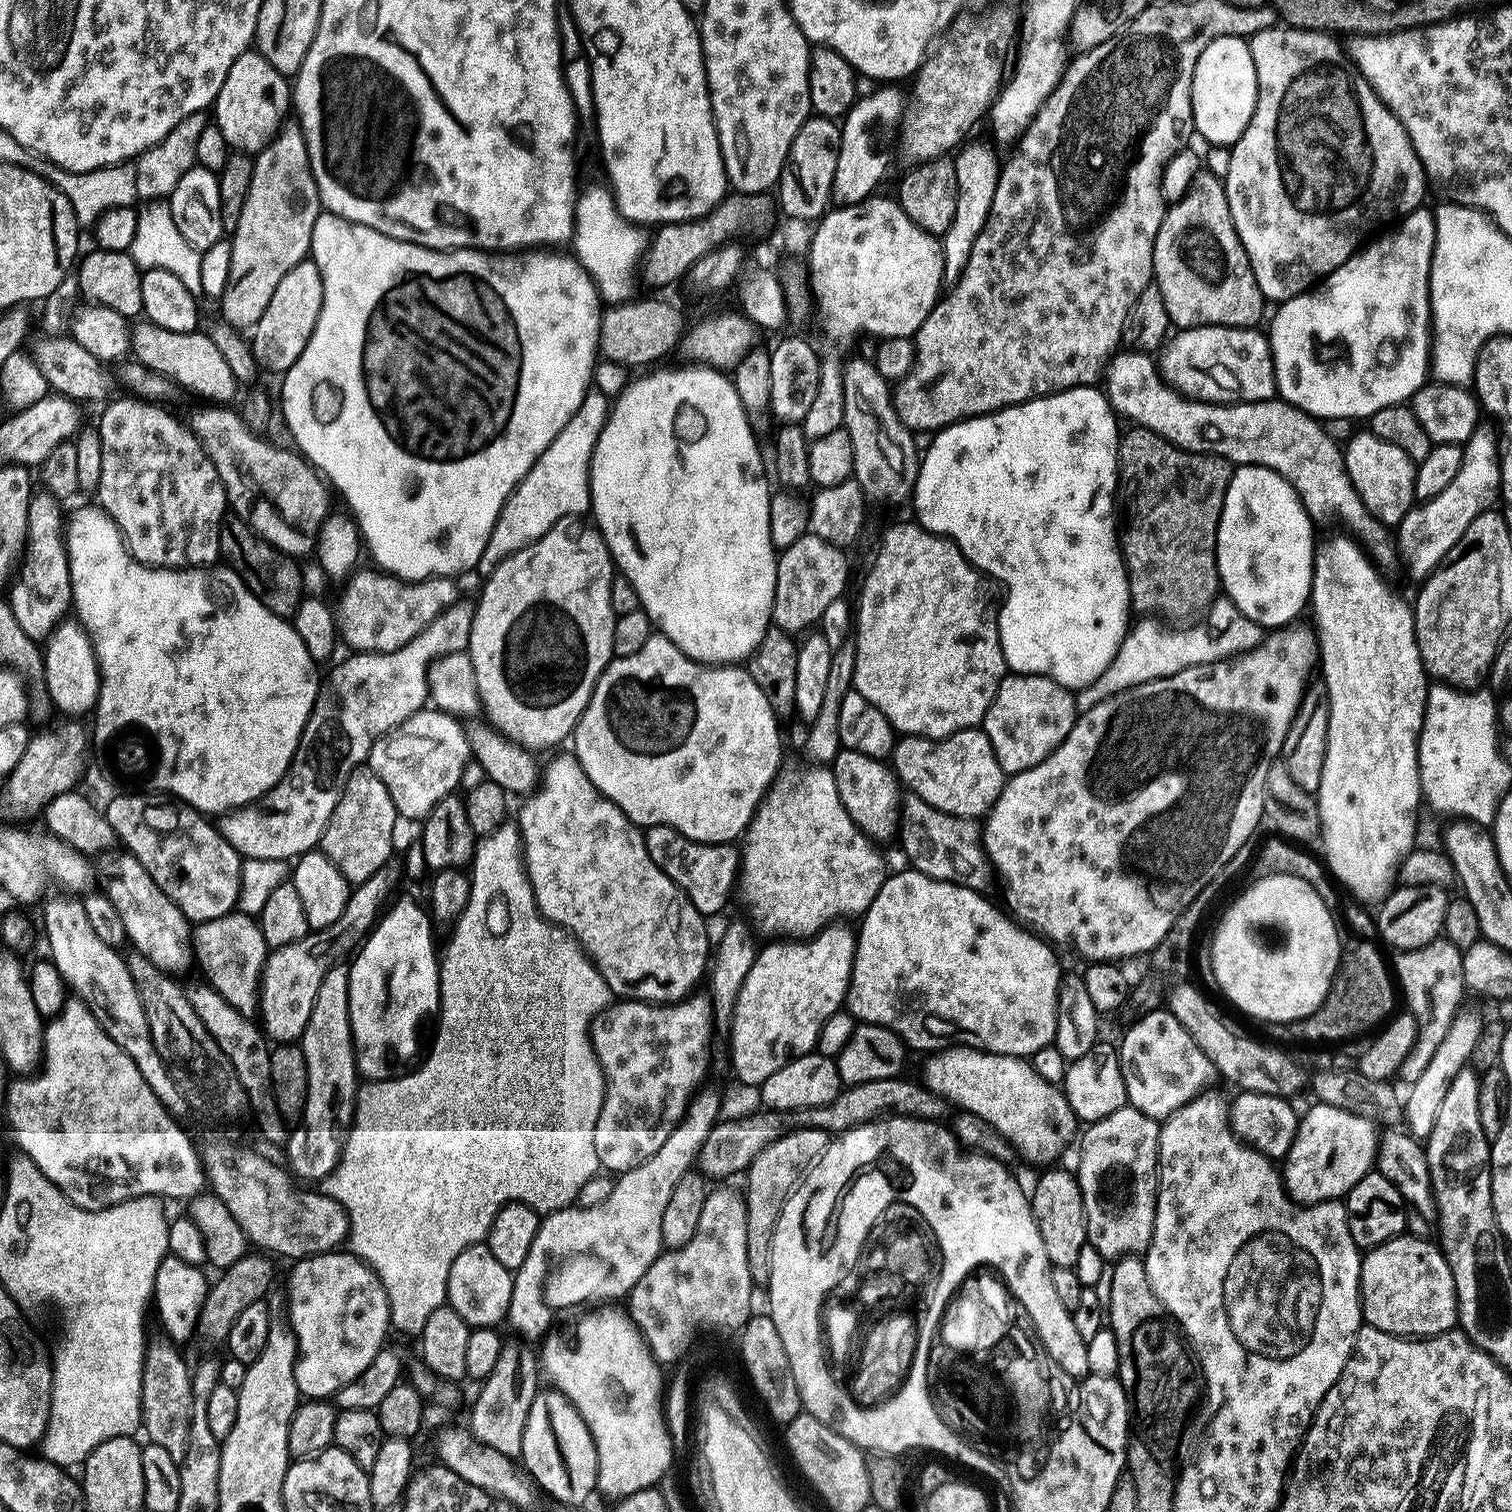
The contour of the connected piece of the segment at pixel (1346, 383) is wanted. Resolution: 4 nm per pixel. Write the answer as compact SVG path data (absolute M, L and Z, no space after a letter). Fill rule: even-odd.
M1427 207L1415 208L1411 214L1403 217L1391 230L1385 231L1385 236L1377 235L1376 241L1365 243L1353 254L1345 264L1335 268L1332 273L1319 281L1311 290L1283 301L1272 320L1270 331L1270 347L1272 349L1272 365L1276 371L1276 390L1279 399L1288 401L1295 408L1300 408L1313 418L1341 417L1367 418L1382 410L1382 406L1394 406L1411 401L1414 393L1423 388L1430 376L1430 305L1428 303L1428 275L1432 269L1432 251L1436 245L1436 222Z

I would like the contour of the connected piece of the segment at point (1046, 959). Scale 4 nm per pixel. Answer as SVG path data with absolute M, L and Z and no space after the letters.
M915 870L896 872L885 879L878 890L874 902L865 910L859 921L860 932L855 933L856 953L852 959L852 977L848 983L846 997L847 1011L857 1021L877 1024L895 1032L909 1049L928 1048L939 1050L949 1046L979 1048L982 1052L994 1052L997 1056L1019 1056L1030 1058L1047 1044L1053 1043L1058 1035L1058 1016L1056 1020L1056 995L1060 992L1060 964L1053 949L1043 944L1039 935L1021 926L1015 919L1003 916L990 901L975 888L963 888L960 884L950 884L946 880L935 880Z

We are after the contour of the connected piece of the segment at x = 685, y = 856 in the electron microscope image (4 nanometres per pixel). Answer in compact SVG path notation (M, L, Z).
M665 824L651 825L644 832L646 850L650 858L669 876L675 887L679 888L683 899L700 911L700 915L711 918L715 912L724 908L728 894L738 878L738 852L731 843L703 844L691 840Z

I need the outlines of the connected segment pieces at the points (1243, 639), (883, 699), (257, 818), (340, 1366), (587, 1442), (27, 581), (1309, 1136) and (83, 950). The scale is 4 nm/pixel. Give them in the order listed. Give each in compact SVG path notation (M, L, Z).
M1217 595L1206 609L1208 621L1196 624L1193 628L1167 628L1160 618L1144 618L1140 625L1133 627L1120 644L1118 654L1110 666L1092 684L1075 693L1077 713L1088 712L1095 704L1103 704L1110 696L1125 692L1127 688L1136 688L1140 684L1149 684L1161 676L1173 676L1193 663L1209 663L1217 658L1227 658L1237 652L1246 652L1255 648L1266 632L1255 624L1227 595Z
M918 522L912 524L892 524L880 540L880 549L872 560L872 569L860 588L860 609L854 612L854 643L856 645L856 669L853 674L855 691L862 694L891 722L897 733L904 736L926 736L930 740L942 740L967 728L974 728L984 723L984 715L994 702L1000 684L1006 675L1004 651L1000 645L1000 622L997 609L988 605L988 596L984 593L981 573L969 564L968 559L960 553L960 547L953 544L947 536L938 536L929 532Z
M457 598L445 612L440 612L424 627L419 636L415 636L406 646L393 652L362 652L352 654L349 660L344 660L332 672L332 677L326 680L312 707L310 718L300 735L294 758L282 774L282 778L265 796L259 796L250 804L231 809L219 817L218 827L222 838L234 846L241 857L253 860L286 860L299 858L306 852L311 852L319 845L322 834L334 814L334 806L338 806L344 783L353 772L357 771L367 761L372 743L378 736L384 736L403 720L408 720L425 707L428 694L428 665L439 656L450 652L463 652L470 642L470 634L474 626L474 614L477 601Z
M348 1250L306 1256L303 1260L295 1261L291 1267L292 1273L288 1276L286 1320L296 1336L296 1391L304 1398L332 1398L340 1388L358 1379L385 1347L384 1335L390 1332L388 1296L376 1273Z
M540 1390L533 1398L529 1416L526 1418L525 1430L522 1434L520 1456L528 1467L528 1472L540 1483L544 1492L553 1496L553 1501L561 1504L583 1505L582 1502L591 1492L597 1491L596 1486L596 1447L592 1441L592 1435L588 1424L578 1414L578 1410L561 1392L555 1390Z
M51 494L43 495L33 495L28 507L28 543L10 595L12 613L14 618L18 618L18 626L22 626L22 634L37 642L47 641L73 607L68 550L62 537L62 516L60 520L61 501Z
M1321 1102L1314 1103L1308 1113L1299 1117L1290 1150L1282 1158L1282 1179L1284 1190L1295 1203L1301 1206L1321 1204L1324 1200L1340 1200L1347 1197L1348 1191L1368 1172L1373 1171L1378 1155L1377 1130L1367 1116L1356 1115L1345 1109Z
M76 898L68 899L72 900L52 900L44 908L44 932L48 935L52 963L62 974L65 985L69 989L76 988L75 995L84 1001L102 1030L106 1030L108 1037L131 1058L134 1066L138 1066L138 1074L146 1078L146 1086L154 1090L165 1108L175 1109L175 1104L179 1105L182 1097L168 1077L168 1067L154 1046L150 1026L146 1022L136 984L130 978L125 957L120 957L117 949L106 946L106 942L101 942L98 934L94 934L83 903Z

